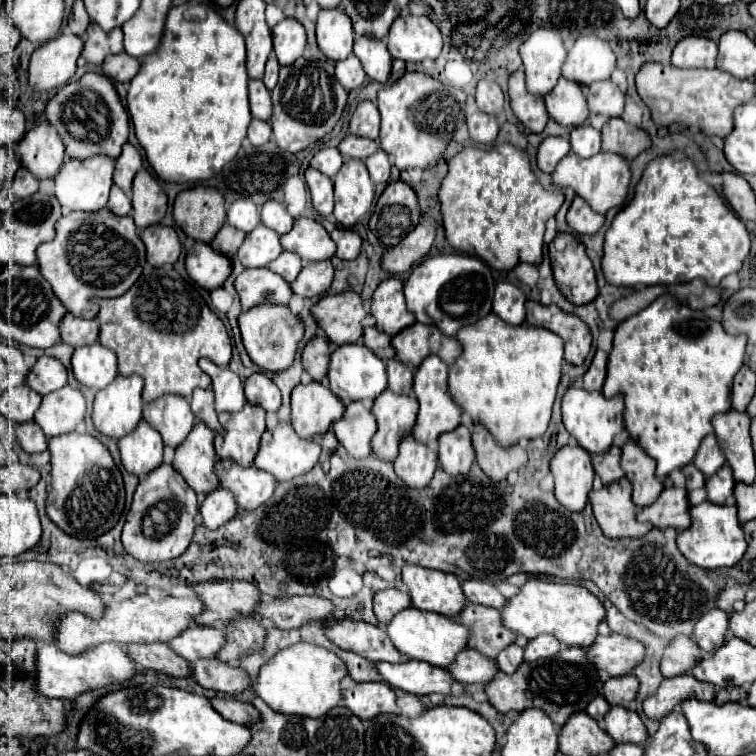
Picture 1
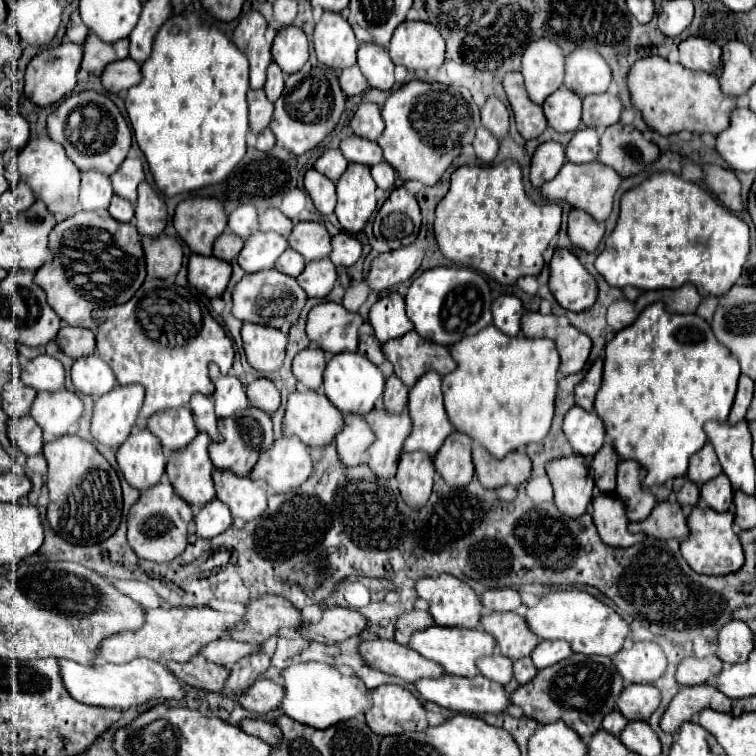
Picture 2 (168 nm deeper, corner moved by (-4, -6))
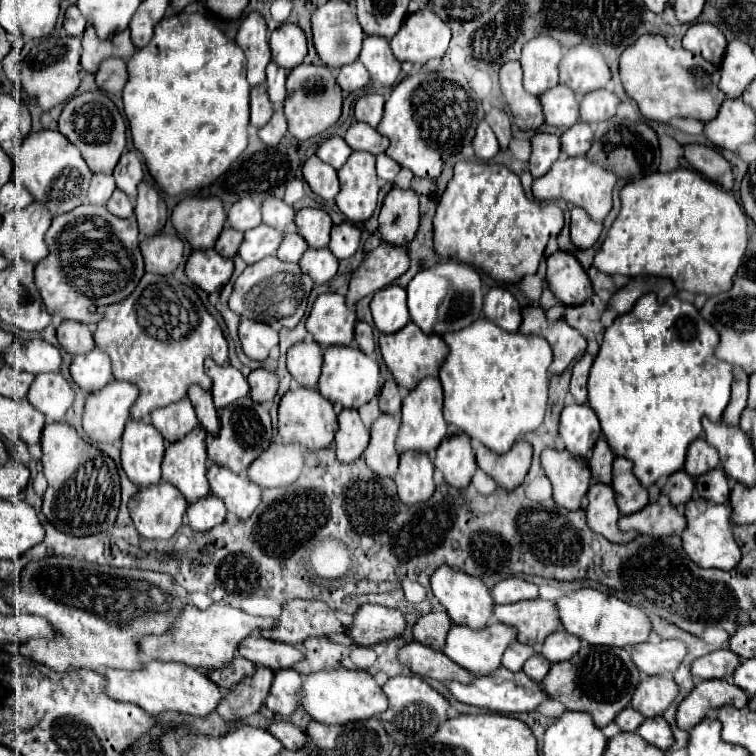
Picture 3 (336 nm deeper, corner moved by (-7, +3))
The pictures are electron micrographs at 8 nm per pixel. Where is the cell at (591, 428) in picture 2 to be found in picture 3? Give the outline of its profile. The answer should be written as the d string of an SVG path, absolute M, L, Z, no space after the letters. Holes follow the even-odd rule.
M571 404L561 412L559 436L565 442L565 448L575 456L587 456L601 436L601 426L597 414L589 404Z

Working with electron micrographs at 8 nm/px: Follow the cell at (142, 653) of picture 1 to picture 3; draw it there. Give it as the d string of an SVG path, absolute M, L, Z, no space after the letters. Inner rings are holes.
M235 656L233 662L229 662L227 666L223 666L221 670L205 670L205 674L219 688L227 690L233 684L237 684L239 680L243 680L245 676L249 676L253 670L255 670L255 664L253 662L249 662L249 660L241 658L241 656Z

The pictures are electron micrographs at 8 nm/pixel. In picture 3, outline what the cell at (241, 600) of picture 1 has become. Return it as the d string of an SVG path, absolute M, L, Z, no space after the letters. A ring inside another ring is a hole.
M289 600L283 604L279 618L271 630L261 630L261 636L285 644L299 644L307 636L339 634L345 626L335 618L333 610L321 600Z

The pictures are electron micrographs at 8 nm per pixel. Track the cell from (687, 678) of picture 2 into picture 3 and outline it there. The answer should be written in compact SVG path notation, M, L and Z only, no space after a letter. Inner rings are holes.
M715 650L703 658L697 658L691 664L691 674L699 680L709 680L709 678L729 680L737 664L739 664L739 656L735 656L731 650Z

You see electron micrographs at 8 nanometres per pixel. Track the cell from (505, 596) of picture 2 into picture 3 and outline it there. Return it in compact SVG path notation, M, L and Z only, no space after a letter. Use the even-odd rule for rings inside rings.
M507 578L495 584L495 588L491 590L491 596L495 604L513 604L519 600L533 600L537 598L537 586L521 578Z

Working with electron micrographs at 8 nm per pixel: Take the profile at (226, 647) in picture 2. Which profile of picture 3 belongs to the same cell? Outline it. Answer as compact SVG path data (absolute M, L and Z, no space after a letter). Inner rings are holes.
M249 636L239 644L239 654L253 664L269 666L273 670L291 668L295 662L303 658L303 652L295 646L287 646L285 642L267 640L263 636Z

